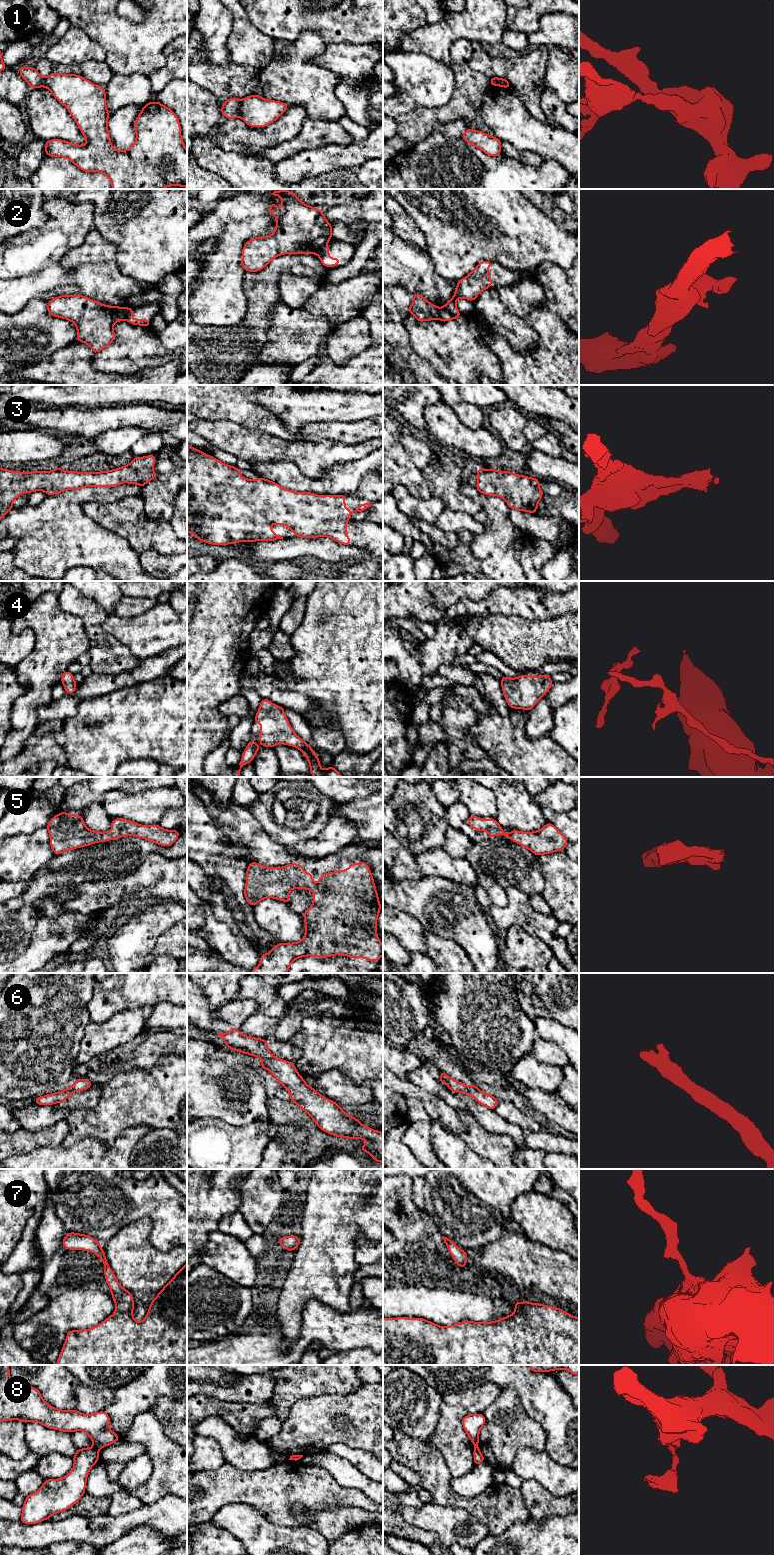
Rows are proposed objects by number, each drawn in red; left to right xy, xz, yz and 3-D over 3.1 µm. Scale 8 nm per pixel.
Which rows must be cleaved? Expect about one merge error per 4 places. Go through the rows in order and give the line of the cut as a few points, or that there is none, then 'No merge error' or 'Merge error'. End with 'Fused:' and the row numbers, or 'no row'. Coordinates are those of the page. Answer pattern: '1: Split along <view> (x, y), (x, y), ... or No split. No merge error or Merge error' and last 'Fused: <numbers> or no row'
1: Split along xz (241, 100), (239, 116). Merge error
2: Split along xz (325, 243), (316, 253). Merge error
3: No split. No merge error
4: No split. No merge error
5: No split. No merge error
6: No split. No merge error
7: No split. No merge error
8: Split along xy (94, 1446), (98, 1449). Merge error
Fused: 1, 2, 8

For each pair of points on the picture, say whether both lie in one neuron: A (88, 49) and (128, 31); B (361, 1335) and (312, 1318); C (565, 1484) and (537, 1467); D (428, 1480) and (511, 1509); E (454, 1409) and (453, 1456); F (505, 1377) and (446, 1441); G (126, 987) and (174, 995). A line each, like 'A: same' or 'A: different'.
A: different
B: same
C: same
D: same
E: same
F: different
G: same

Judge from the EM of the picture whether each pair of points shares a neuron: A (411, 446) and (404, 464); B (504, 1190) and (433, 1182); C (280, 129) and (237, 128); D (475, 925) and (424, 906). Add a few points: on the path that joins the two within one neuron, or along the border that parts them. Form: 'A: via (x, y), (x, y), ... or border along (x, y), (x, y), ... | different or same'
A: border along (400, 435), (404, 451), (421, 471) | different
B: via (486, 1186), (454, 1187), (451, 1184) | same
C: via (269, 134), (248, 134) | same
D: via (462, 920), (450, 910), (437, 906) | same

